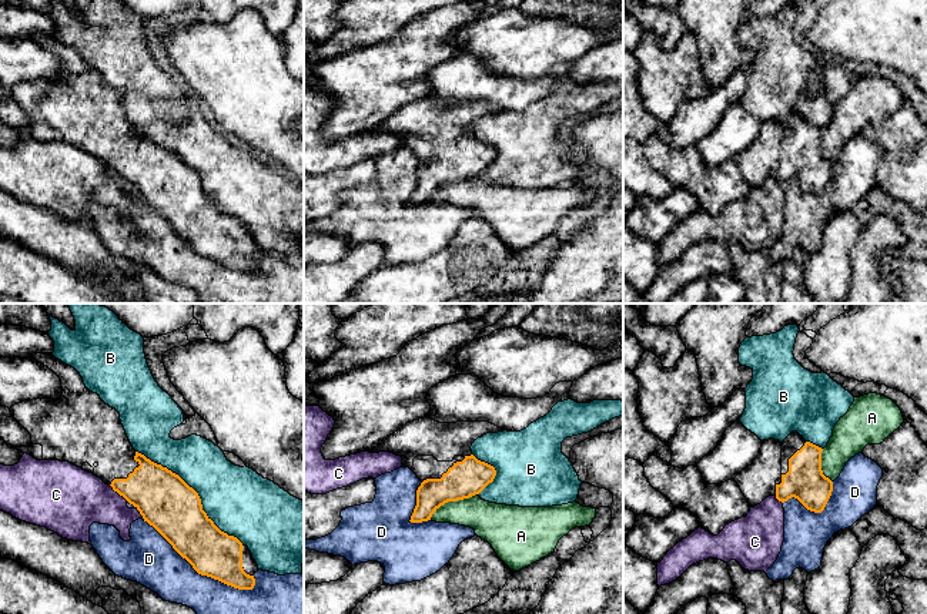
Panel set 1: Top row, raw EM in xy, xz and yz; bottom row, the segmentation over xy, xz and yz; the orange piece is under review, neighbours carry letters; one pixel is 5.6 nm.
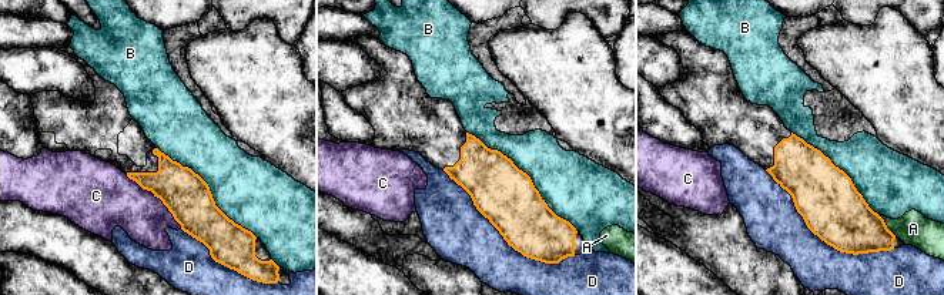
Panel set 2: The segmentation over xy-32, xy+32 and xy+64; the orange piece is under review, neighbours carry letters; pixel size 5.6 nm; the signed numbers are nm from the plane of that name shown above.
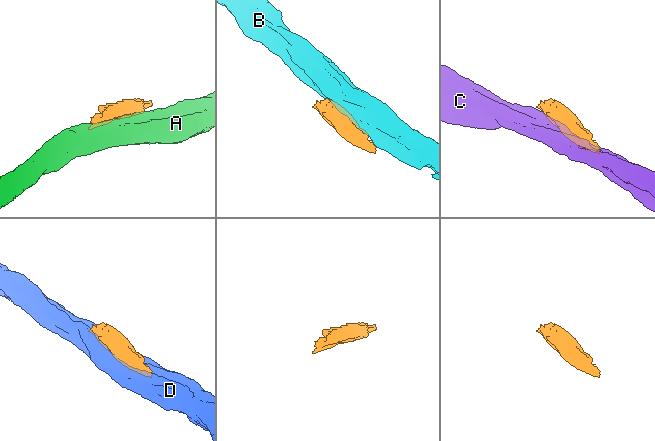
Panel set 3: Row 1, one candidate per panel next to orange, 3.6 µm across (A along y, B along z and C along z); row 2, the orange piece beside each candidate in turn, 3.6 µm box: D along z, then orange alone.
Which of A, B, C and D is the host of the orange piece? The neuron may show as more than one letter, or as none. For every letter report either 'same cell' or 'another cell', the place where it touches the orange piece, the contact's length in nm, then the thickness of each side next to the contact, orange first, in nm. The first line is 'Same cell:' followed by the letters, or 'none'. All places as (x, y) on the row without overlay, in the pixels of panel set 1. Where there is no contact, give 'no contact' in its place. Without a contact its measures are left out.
Same cell: none
A: another cell; contact xz (452, 181); length 300 nm; calibres 200 and 220 nm
B: another cell; contact xy (196, 173); length 800 nm; calibres 320 and 380 nm
C: another cell; contact xy (119, 174); length 140 nm; calibres 300 and 340 nm
D: another cell; contact xy (198, 254); length 750 nm; calibres 260 and 280 nm

